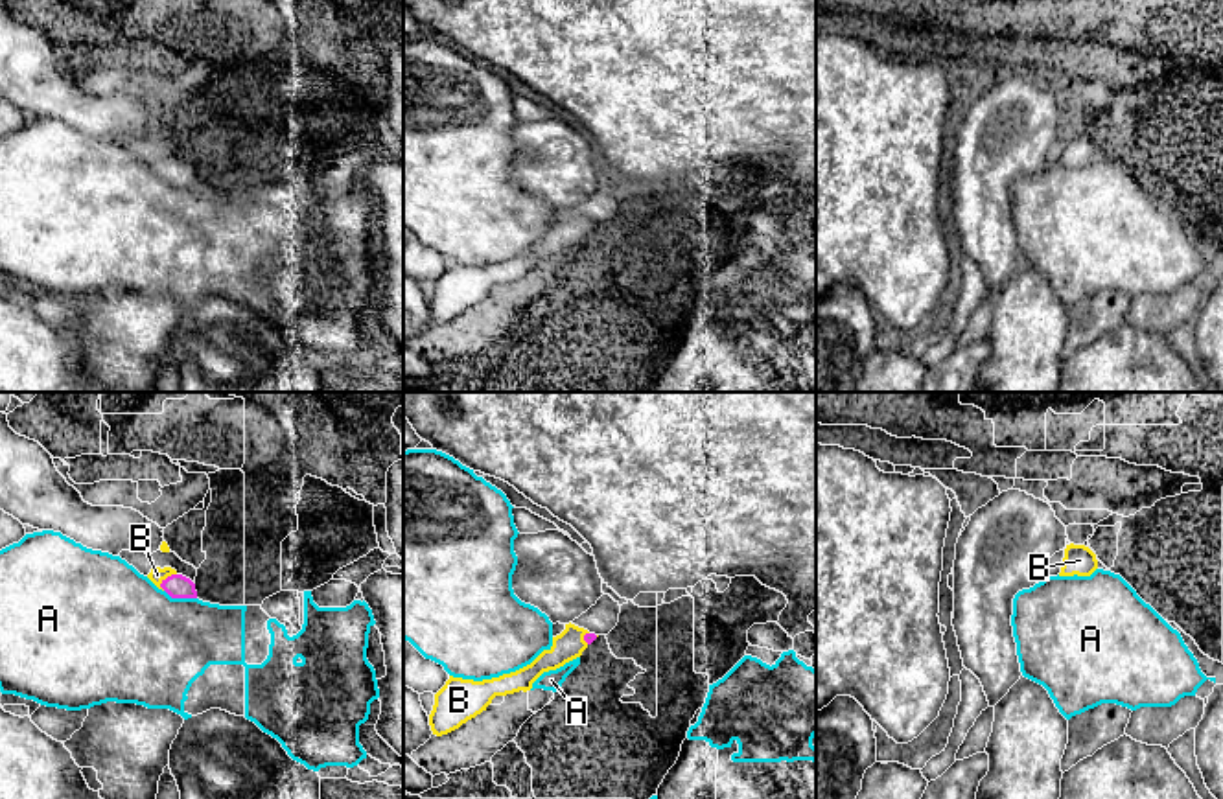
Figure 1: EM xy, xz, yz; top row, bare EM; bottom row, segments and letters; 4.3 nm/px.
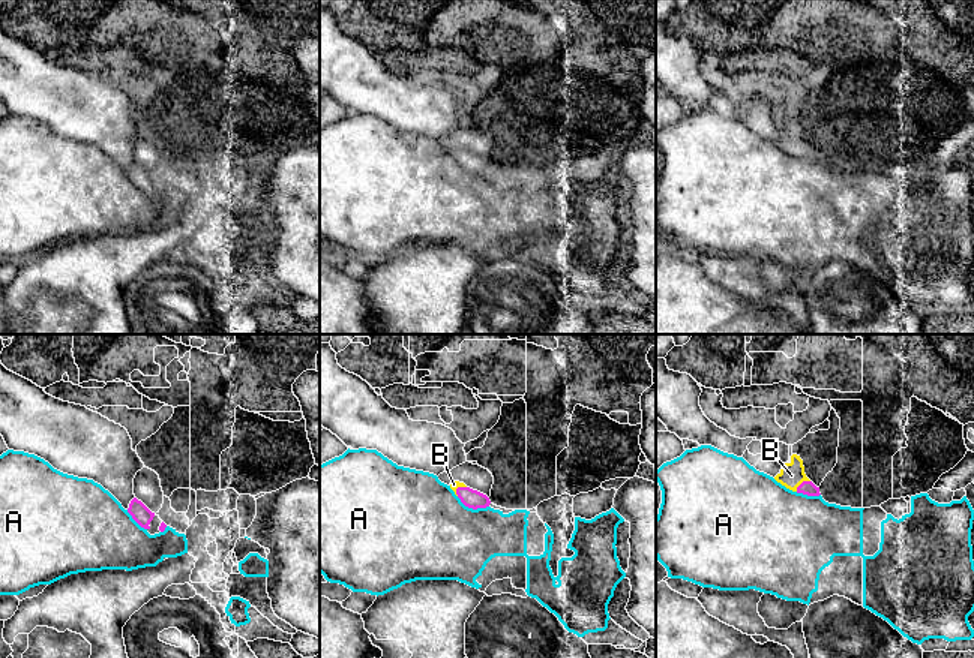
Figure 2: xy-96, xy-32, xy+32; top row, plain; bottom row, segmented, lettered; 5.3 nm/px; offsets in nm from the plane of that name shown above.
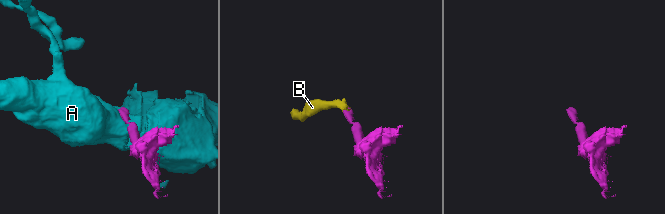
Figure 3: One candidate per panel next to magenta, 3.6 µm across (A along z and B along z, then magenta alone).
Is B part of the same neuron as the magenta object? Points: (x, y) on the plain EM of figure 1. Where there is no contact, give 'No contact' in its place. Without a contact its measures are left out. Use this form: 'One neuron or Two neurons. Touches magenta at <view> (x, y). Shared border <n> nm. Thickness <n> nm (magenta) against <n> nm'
One neuron. Touches magenta at xy (166, 166). Shared border 100 nm. Thickness 110 nm (magenta) against 70 nm

